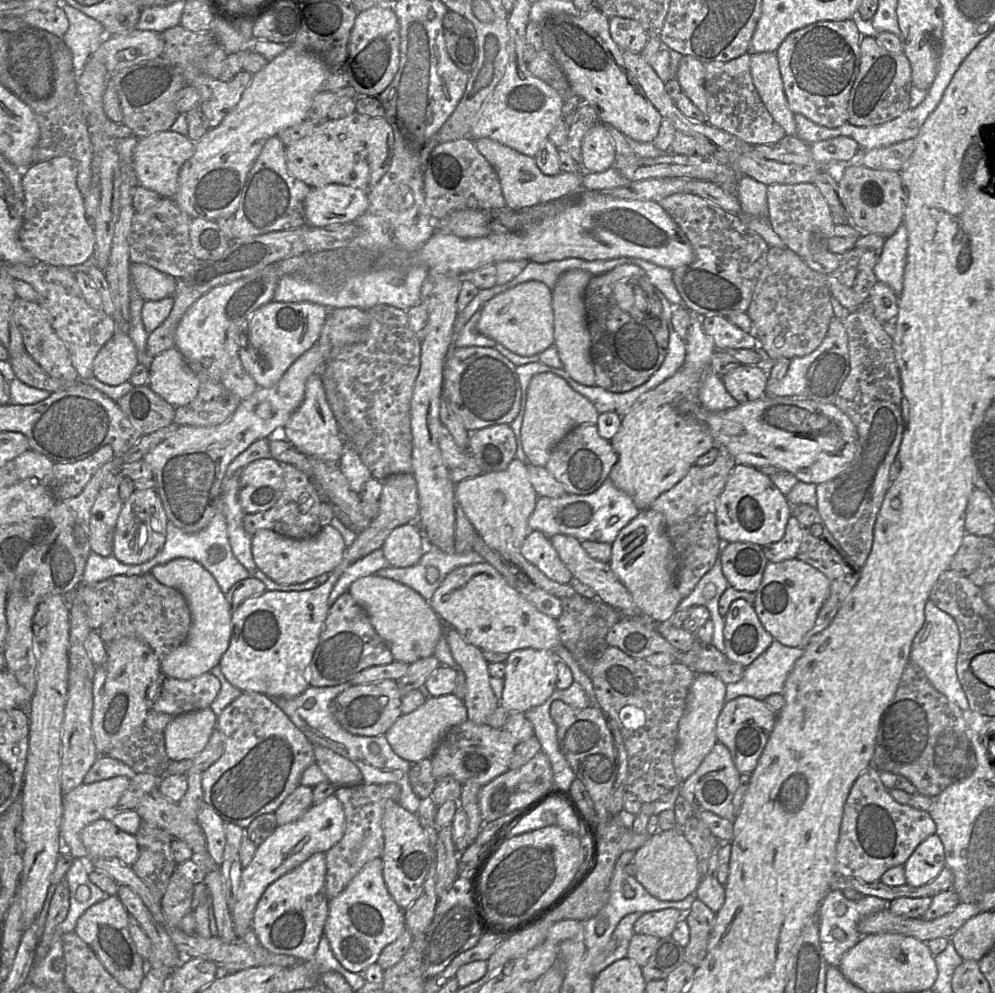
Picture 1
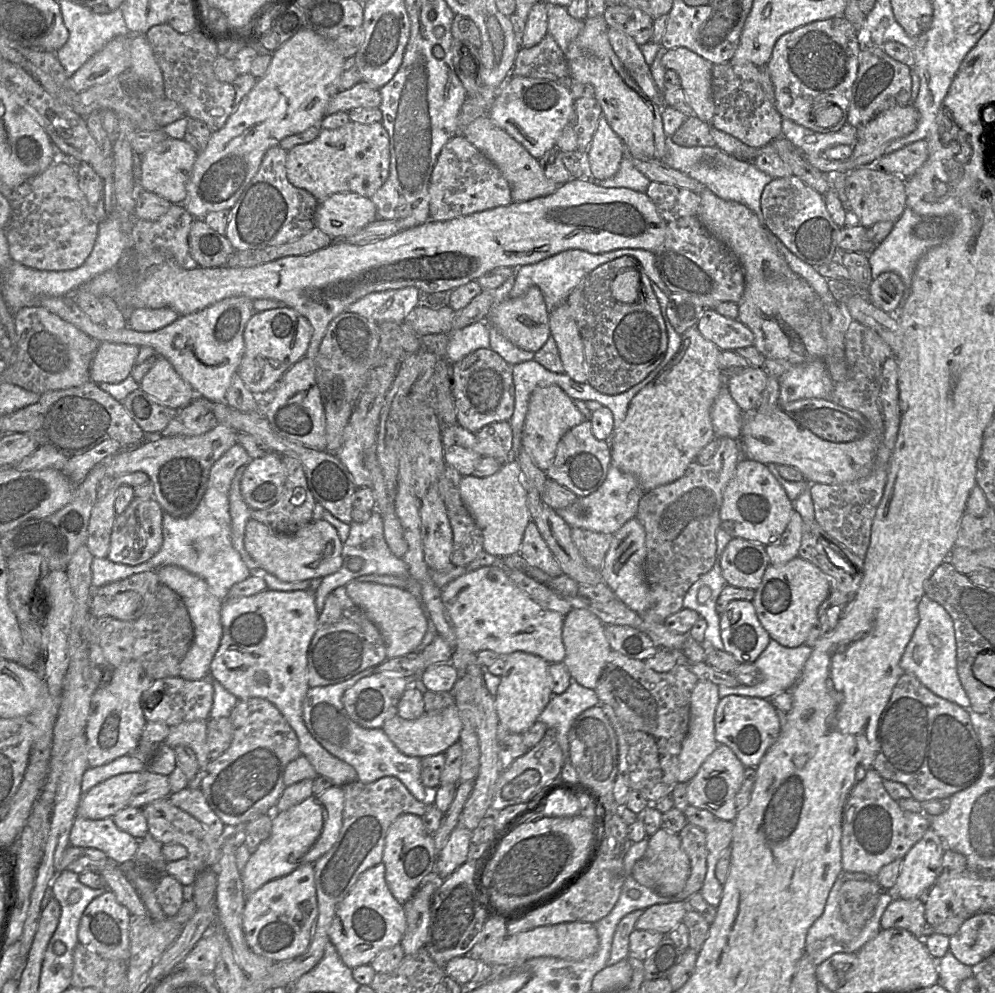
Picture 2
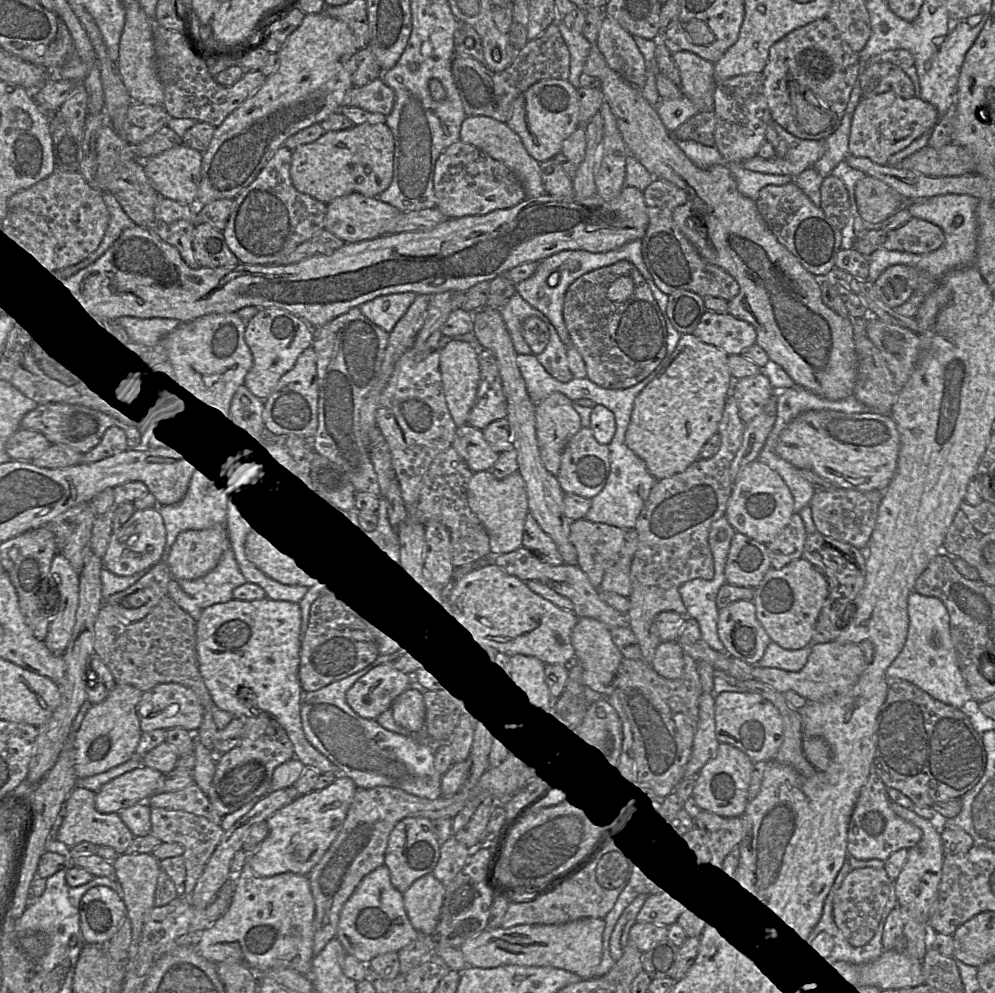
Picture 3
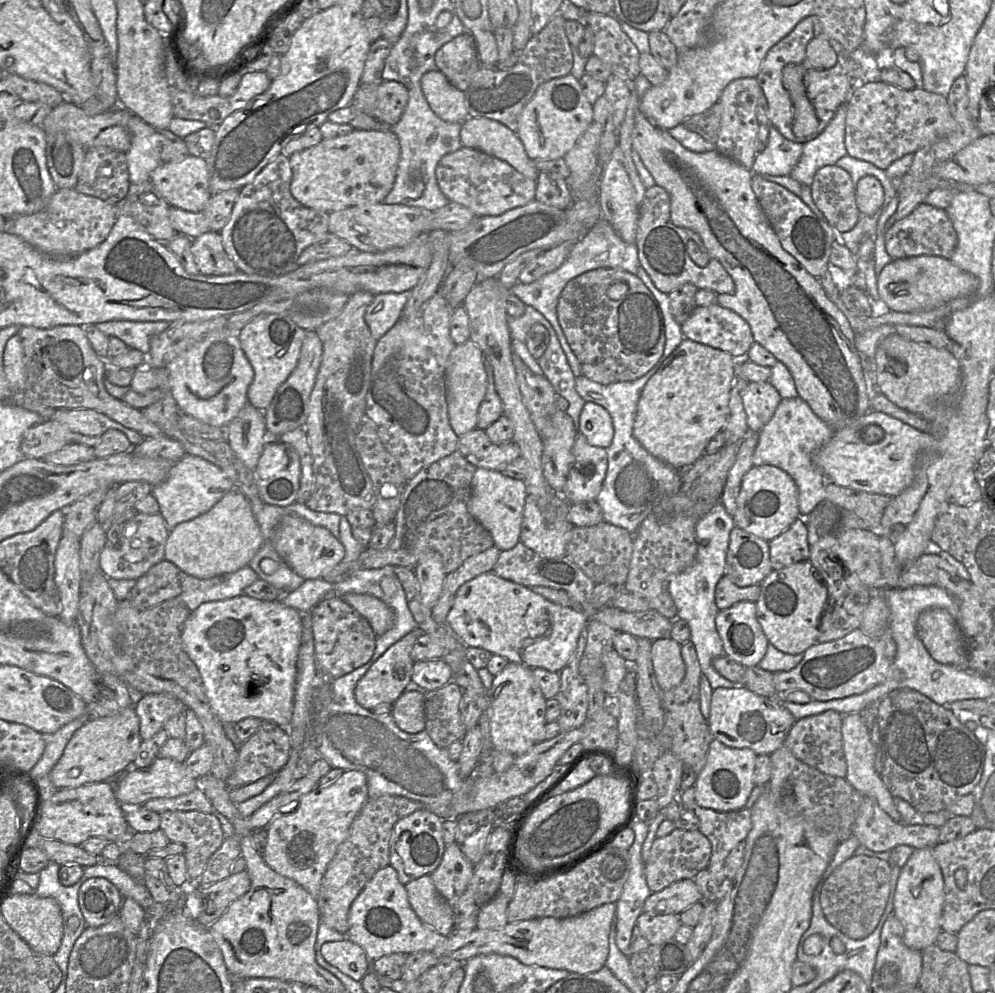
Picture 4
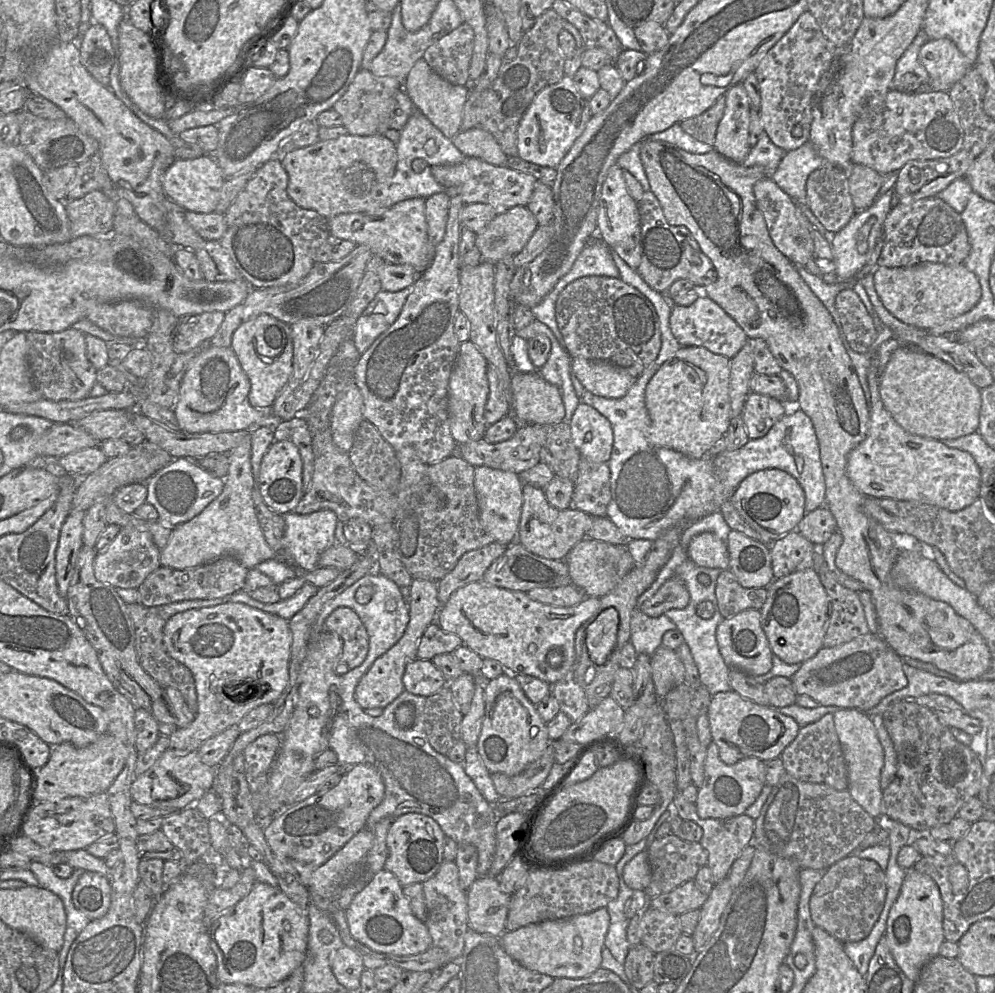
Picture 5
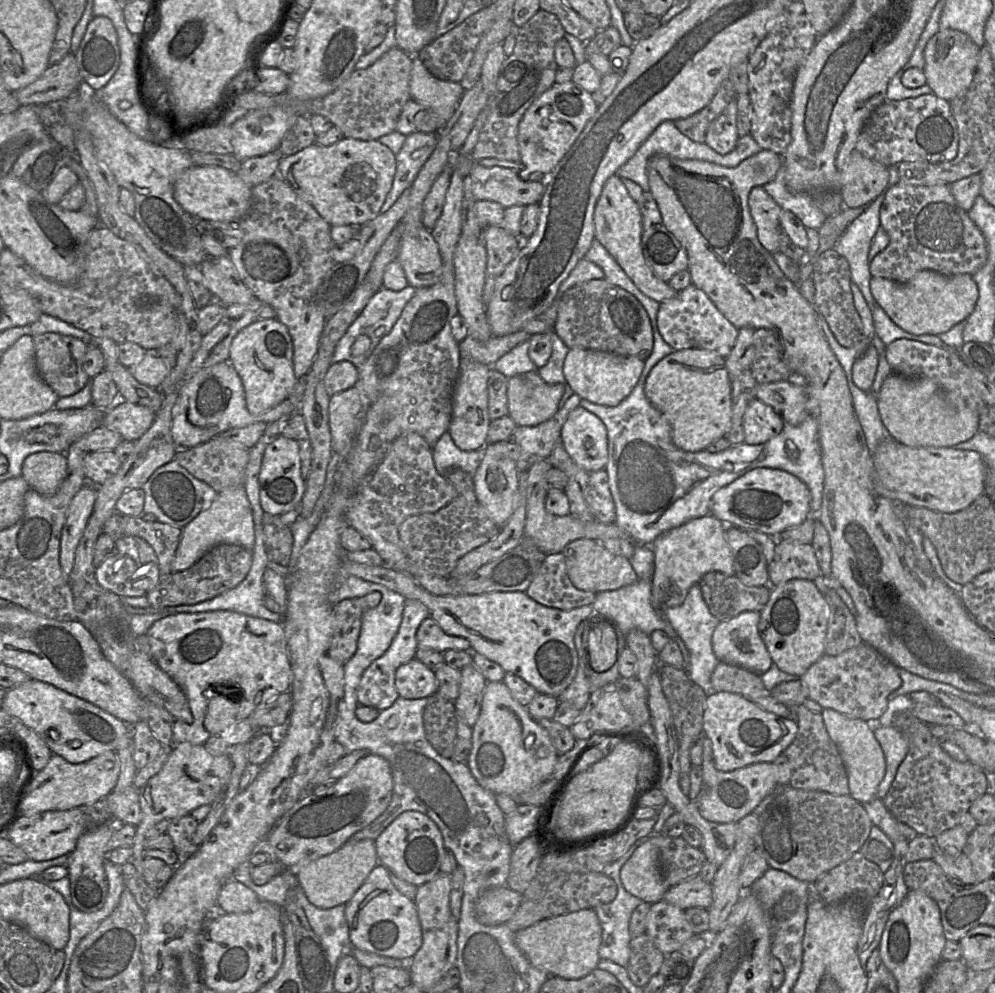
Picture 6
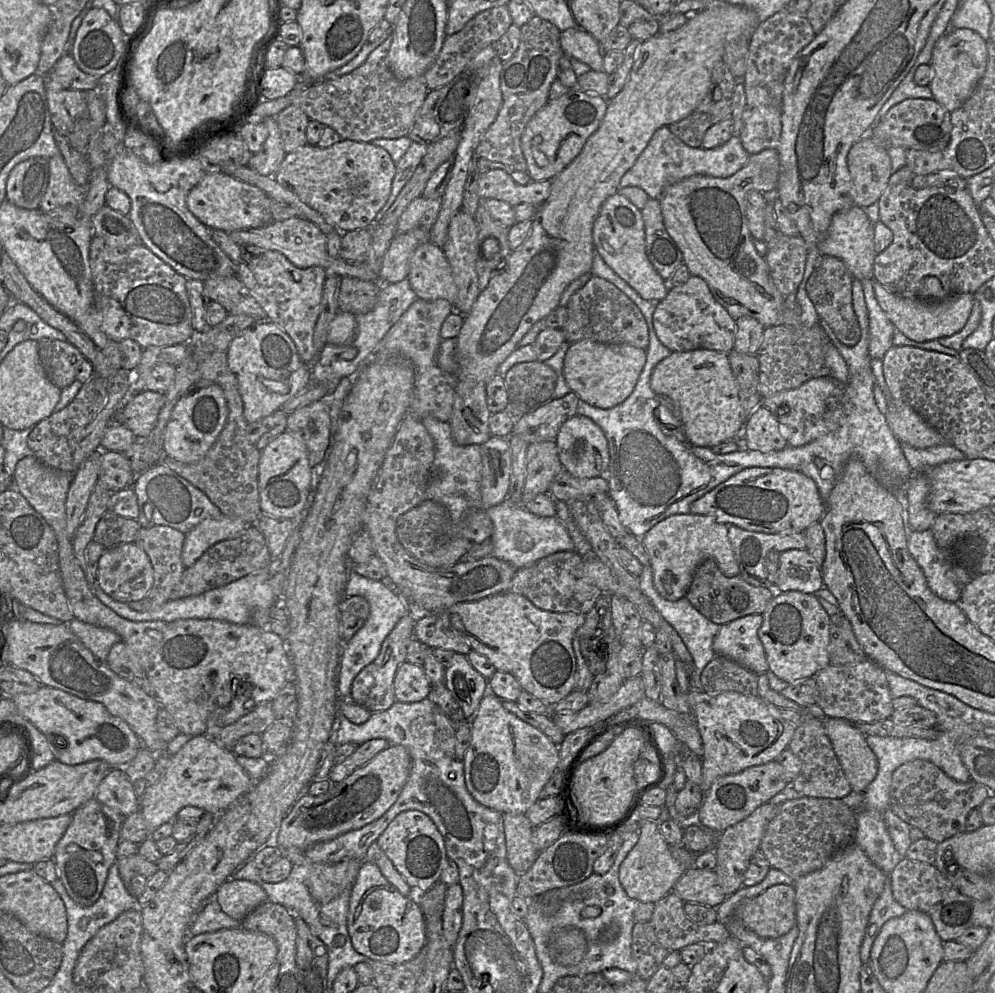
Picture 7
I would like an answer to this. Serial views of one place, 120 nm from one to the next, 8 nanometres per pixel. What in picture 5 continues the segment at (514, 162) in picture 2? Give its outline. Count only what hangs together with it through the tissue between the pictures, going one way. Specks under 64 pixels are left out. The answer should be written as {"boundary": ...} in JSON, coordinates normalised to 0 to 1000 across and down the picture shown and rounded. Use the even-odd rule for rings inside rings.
{"boundary":[[[481,127],[462,131],[454,143],[468,158],[480,159],[497,167],[509,167],[511,157],[495,136]]]}

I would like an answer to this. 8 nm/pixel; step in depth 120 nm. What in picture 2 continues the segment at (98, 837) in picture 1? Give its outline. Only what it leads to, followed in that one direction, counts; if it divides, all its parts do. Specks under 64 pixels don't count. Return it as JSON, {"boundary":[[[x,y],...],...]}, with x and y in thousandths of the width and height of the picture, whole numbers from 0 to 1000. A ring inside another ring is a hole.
{"boundary":[[[76,822],[70,836],[69,849],[81,854],[96,854],[119,870],[135,865],[140,846],[120,835],[113,823],[91,826]]]}

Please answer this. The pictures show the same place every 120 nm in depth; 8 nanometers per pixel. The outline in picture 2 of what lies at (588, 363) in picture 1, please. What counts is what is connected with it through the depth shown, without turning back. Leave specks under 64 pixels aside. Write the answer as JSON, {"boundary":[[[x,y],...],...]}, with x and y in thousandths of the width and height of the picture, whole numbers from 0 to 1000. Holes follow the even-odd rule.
{"boundary":[[[570,304],[552,316],[552,328],[553,338],[560,346],[567,376],[578,385],[591,385],[586,343]]]}

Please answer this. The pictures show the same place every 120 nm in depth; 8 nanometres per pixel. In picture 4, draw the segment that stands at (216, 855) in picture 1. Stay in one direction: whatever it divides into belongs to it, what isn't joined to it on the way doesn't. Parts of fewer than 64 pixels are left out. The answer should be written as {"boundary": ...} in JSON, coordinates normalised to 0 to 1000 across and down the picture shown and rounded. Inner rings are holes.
{"boundary":[[[200,793],[196,794],[191,799],[184,800],[178,803],[152,805],[146,808],[145,812],[149,816],[155,817],[159,820],[162,820],[166,817],[201,817],[208,820],[215,820],[219,825],[219,822],[216,820],[216,814]]]}

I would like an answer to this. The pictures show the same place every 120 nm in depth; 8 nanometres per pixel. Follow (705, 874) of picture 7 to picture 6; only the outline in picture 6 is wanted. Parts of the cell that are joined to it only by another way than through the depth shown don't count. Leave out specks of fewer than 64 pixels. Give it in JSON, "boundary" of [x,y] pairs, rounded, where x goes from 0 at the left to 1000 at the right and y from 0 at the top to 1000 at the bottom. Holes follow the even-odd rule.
{"boundary":[[[699,881],[671,894],[666,906],[685,916],[695,913],[712,915],[717,908],[716,890]]]}

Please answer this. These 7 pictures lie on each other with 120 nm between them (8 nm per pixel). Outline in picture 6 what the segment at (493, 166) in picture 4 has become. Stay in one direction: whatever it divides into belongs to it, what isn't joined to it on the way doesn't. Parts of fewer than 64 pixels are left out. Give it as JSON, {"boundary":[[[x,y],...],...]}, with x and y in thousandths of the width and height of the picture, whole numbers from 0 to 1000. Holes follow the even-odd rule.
{"boundary":[[[480,163],[471,176],[478,202],[496,202],[507,209],[542,204],[548,191],[548,183],[527,182],[515,170],[486,168]]]}

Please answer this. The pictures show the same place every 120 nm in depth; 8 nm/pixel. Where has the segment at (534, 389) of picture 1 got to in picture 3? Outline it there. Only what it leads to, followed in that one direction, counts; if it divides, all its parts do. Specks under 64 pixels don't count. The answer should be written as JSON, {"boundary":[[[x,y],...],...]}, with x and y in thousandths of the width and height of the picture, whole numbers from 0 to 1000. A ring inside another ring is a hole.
{"boundary":[[[557,395],[539,407],[539,439],[545,466],[560,479],[566,453],[585,430],[582,417],[570,399]]]}

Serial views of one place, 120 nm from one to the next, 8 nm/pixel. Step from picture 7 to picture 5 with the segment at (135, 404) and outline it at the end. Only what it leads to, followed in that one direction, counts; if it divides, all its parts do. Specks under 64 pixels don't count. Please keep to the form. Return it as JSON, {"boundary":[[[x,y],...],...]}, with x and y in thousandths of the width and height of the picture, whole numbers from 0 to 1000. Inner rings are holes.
{"boundary":[[[131,413],[94,414],[76,427],[99,445],[121,442],[136,450],[147,444],[145,437],[133,426]]]}

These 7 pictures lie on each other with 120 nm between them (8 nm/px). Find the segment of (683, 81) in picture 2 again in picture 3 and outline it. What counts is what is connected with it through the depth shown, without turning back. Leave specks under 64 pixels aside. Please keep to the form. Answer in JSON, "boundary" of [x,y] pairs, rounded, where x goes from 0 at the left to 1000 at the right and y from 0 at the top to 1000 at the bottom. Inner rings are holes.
{"boundary":[[[692,51],[675,53],[675,59],[683,75],[683,90],[685,95],[701,108],[703,114],[718,113],[717,96],[720,87],[718,81],[718,64]]]}

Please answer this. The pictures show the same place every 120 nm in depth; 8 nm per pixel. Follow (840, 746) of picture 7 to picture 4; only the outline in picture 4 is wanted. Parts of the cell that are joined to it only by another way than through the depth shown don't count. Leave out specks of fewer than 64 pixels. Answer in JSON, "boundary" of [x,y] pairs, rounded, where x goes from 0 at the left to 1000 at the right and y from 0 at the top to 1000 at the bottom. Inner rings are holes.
{"boundary":[[[864,717],[847,720],[846,741],[851,768],[851,778],[849,782],[851,788],[866,802],[878,804],[885,815],[898,827],[906,828],[906,821],[897,808],[897,802],[892,797],[884,779],[879,773],[881,752],[876,745],[874,735]]]}

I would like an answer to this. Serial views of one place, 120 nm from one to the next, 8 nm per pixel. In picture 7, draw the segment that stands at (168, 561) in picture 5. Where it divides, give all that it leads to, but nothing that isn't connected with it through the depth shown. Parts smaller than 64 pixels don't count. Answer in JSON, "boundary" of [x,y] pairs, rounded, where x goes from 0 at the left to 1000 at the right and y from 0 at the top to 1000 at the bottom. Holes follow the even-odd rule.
{"boundary":[[[228,520],[203,525],[186,538],[184,569],[187,572],[193,570],[212,550],[241,540],[251,529],[240,522]]]}

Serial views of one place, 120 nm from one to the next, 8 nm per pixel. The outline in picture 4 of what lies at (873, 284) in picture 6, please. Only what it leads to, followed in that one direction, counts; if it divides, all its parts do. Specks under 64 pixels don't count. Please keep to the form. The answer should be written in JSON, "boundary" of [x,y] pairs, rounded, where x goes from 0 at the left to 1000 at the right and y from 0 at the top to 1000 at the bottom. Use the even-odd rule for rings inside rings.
{"boundary":[[[925,257],[897,261],[881,279],[882,296],[889,310],[902,314],[933,313],[982,292],[984,282],[978,276],[959,267],[955,261]]]}

